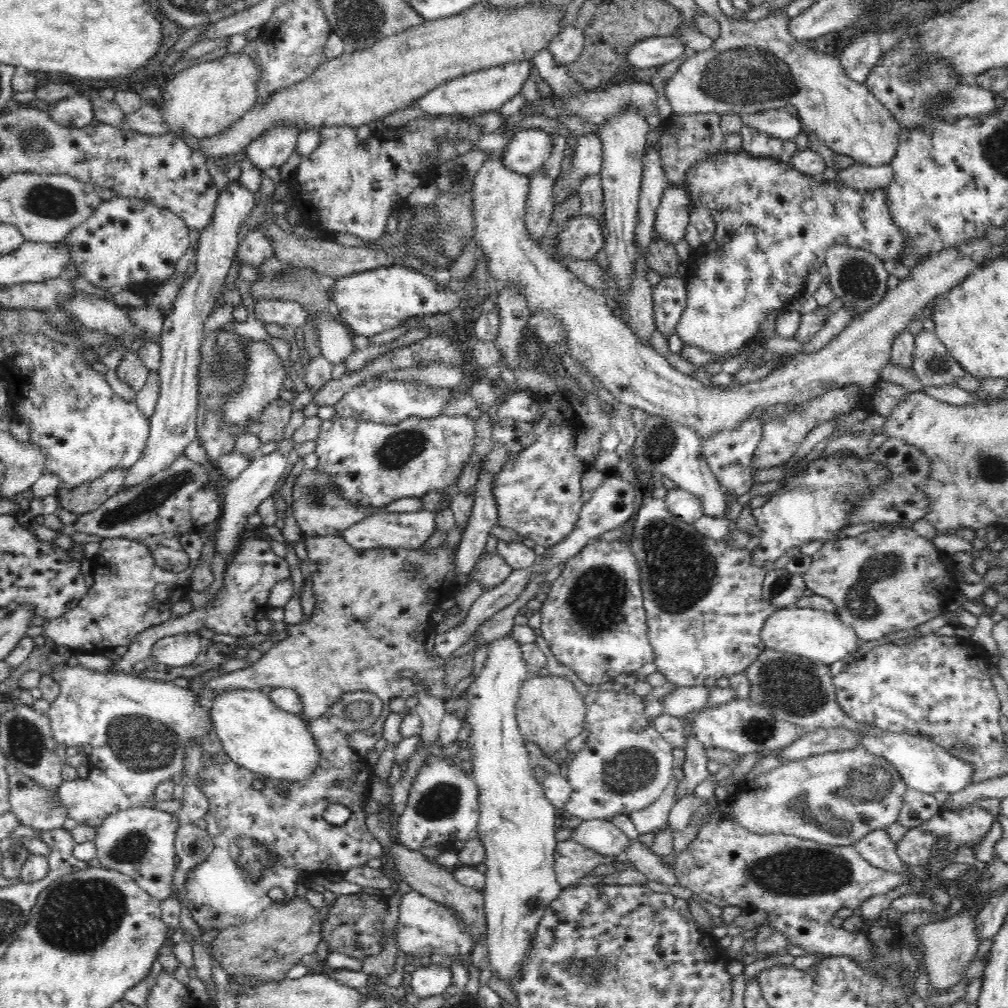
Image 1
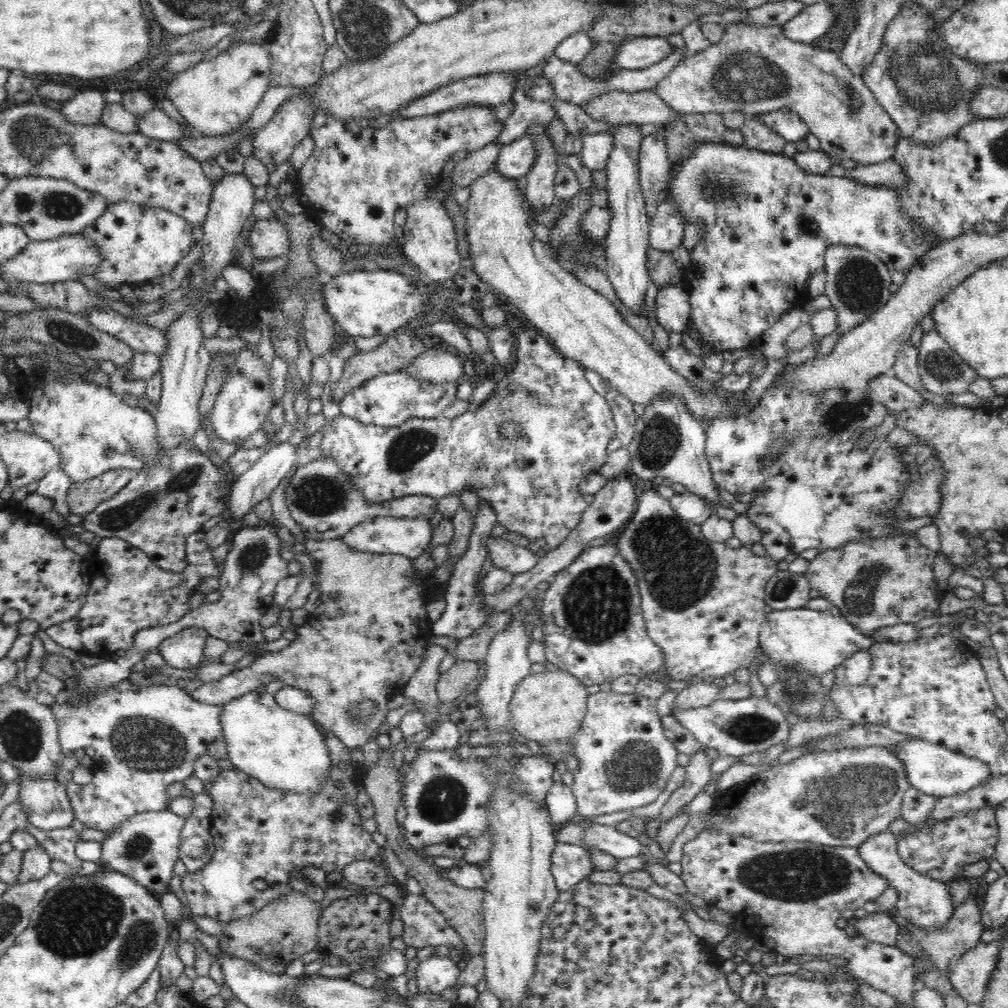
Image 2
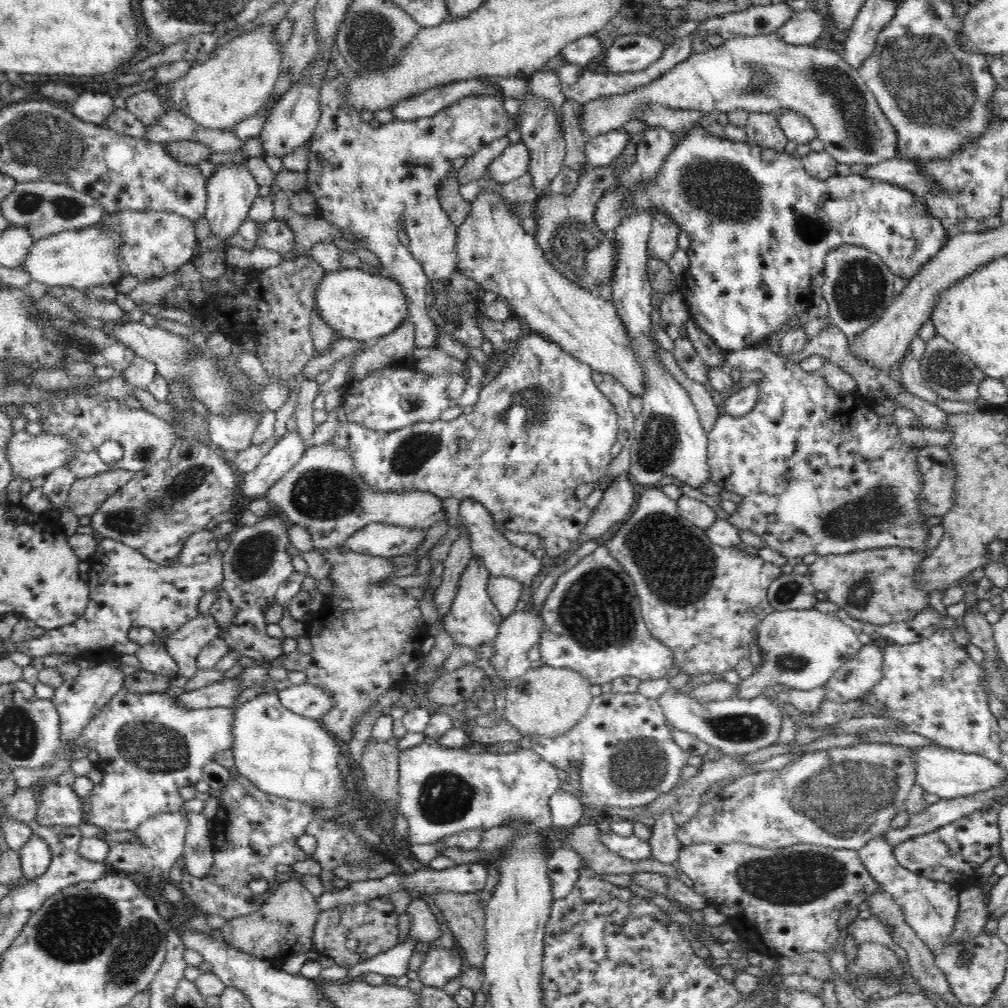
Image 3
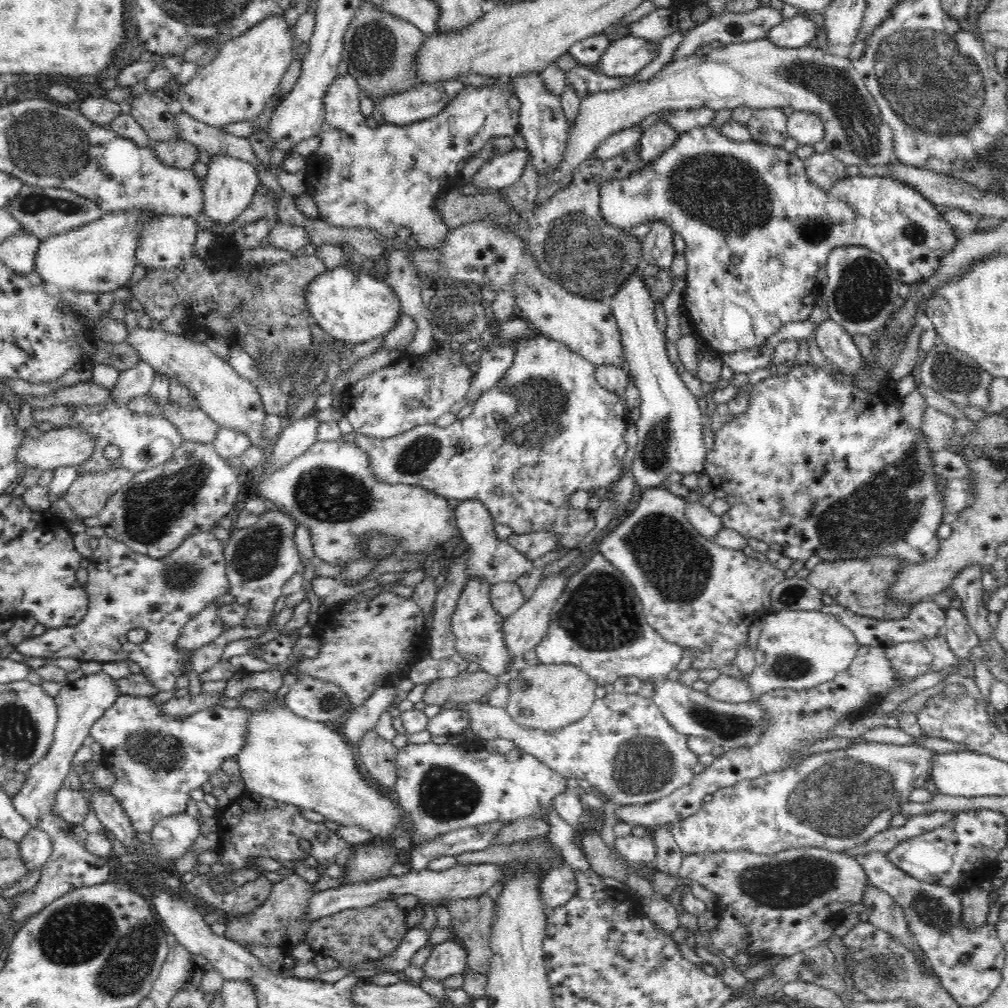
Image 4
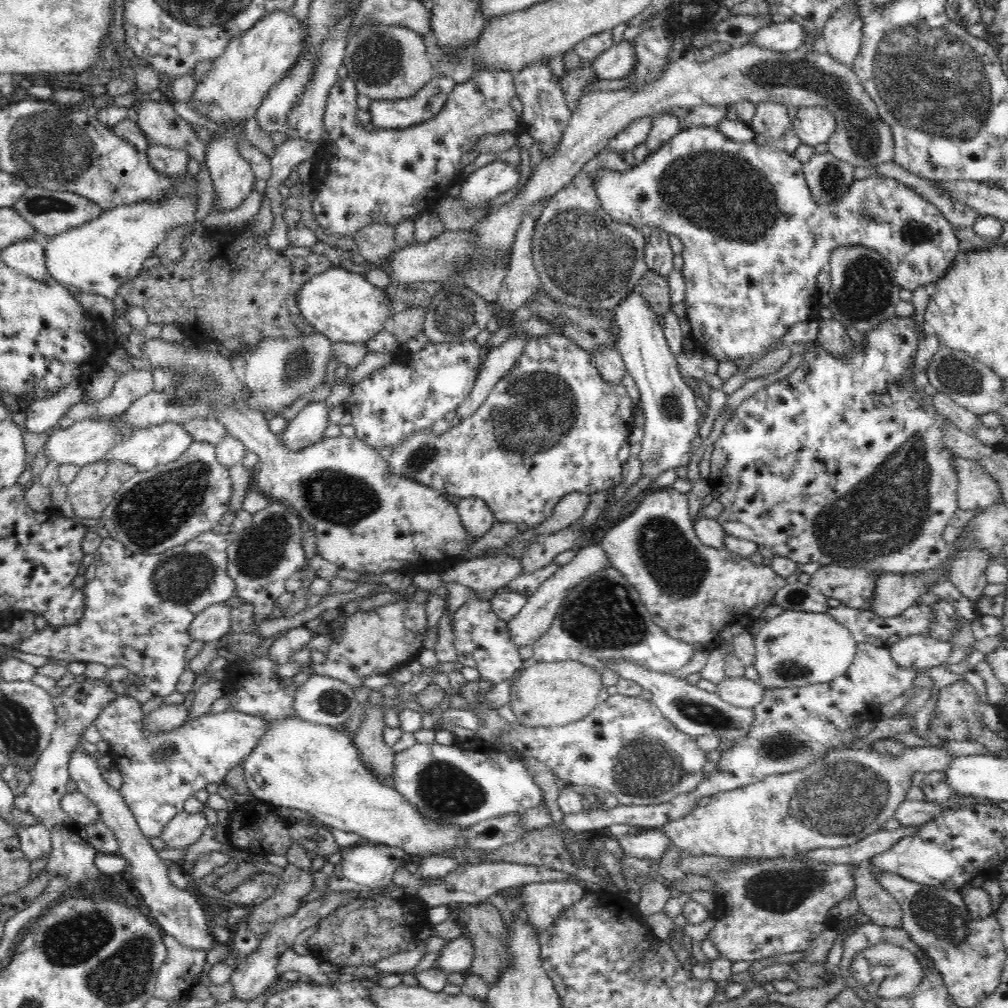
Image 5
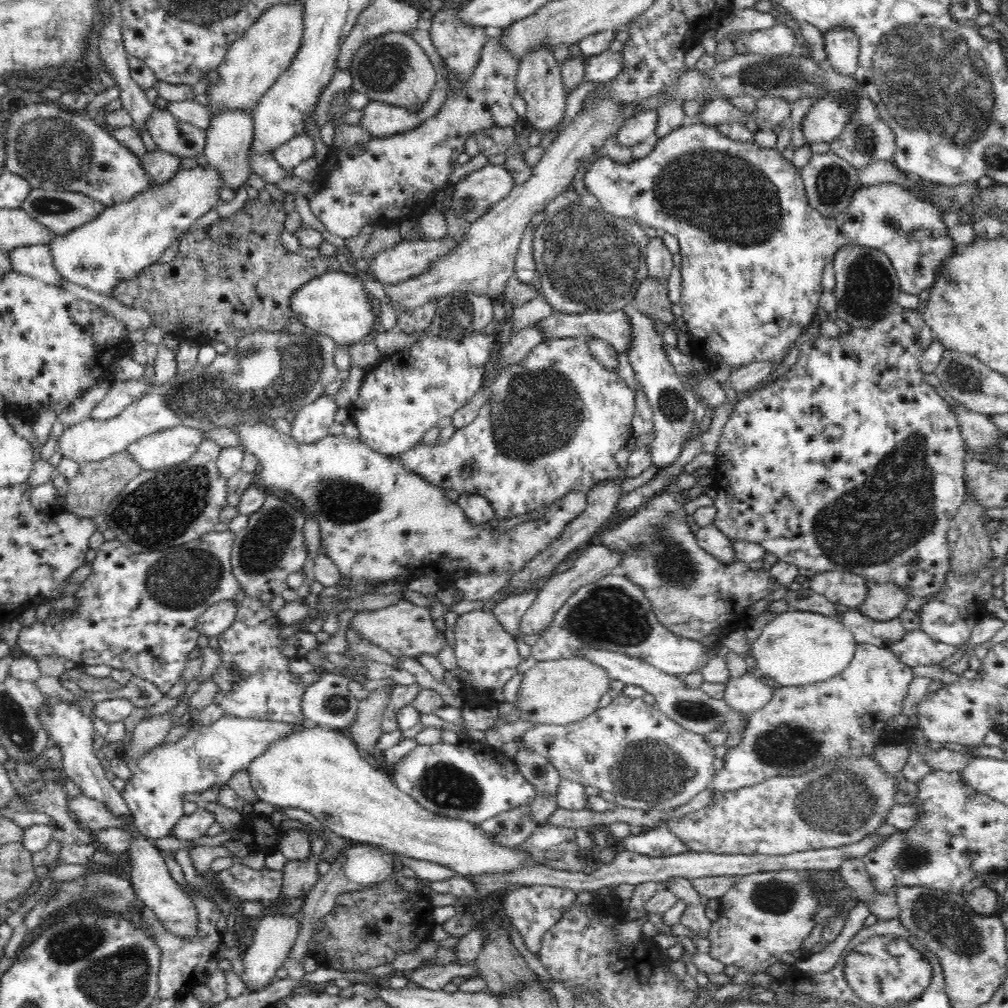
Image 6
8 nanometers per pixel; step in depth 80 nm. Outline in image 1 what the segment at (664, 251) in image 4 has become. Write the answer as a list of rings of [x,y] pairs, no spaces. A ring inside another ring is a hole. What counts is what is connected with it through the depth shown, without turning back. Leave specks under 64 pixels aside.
[[[676,184],[664,192],[654,222],[653,239],[678,244],[684,239],[694,209],[683,184]]]

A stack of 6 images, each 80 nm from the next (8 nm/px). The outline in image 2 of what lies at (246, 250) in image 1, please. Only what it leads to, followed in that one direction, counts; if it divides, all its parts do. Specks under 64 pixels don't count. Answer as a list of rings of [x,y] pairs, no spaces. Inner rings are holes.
[[[280,220],[256,221],[248,240],[255,260],[289,254],[290,244],[288,229]]]

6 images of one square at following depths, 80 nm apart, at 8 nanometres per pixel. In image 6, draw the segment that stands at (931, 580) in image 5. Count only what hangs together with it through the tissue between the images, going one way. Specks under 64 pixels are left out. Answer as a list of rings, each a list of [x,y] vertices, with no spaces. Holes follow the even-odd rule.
[[[893,582],[870,583],[864,602],[856,609],[868,618],[888,621],[902,614],[910,597],[905,588]]]

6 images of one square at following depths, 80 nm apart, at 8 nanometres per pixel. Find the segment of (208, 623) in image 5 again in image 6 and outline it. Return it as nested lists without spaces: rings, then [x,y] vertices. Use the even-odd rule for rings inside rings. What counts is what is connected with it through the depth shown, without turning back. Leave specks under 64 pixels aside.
[[[234,599],[215,602],[200,616],[196,632],[206,637],[218,637],[234,623],[236,612],[238,604]]]

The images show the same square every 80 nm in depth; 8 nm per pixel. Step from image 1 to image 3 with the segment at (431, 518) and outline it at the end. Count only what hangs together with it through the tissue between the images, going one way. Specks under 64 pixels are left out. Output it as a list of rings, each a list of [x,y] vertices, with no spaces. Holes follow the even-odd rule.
[[[370,523],[354,532],[346,546],[354,552],[393,557],[413,553],[422,544],[426,532],[394,524]]]

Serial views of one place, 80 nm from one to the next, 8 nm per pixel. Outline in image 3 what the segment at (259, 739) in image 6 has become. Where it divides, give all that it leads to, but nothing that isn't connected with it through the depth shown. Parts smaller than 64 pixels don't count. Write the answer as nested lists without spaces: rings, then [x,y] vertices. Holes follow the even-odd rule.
[[[125,688],[116,694],[96,717],[84,726],[80,736],[66,744],[66,750],[74,750],[86,742],[86,746],[95,749],[100,759],[97,766],[104,774],[103,781],[94,785],[89,792],[88,821],[83,819],[86,814],[82,800],[82,820],[87,824],[96,825],[106,832],[114,830],[136,830],[144,820],[164,814],[164,812],[180,812],[185,800],[180,795],[180,788],[194,786],[200,780],[204,767],[214,760],[218,752],[230,751],[234,744],[232,735],[232,720],[235,717],[235,707],[184,709],[178,705],[178,697],[169,696],[167,692],[151,694],[132,694]]]

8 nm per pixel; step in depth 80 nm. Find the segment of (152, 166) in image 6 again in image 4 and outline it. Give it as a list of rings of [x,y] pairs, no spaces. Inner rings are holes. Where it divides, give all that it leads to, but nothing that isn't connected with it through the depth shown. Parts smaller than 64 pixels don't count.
[[[186,140],[178,142],[153,142],[160,163],[172,168],[191,168],[200,158],[200,150]]]

